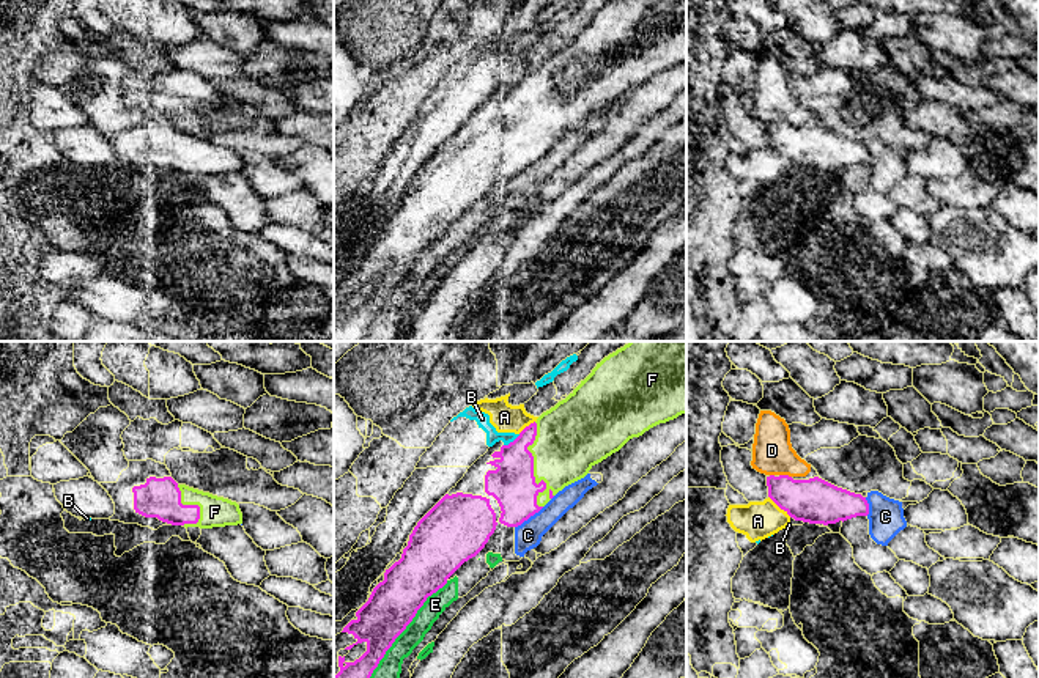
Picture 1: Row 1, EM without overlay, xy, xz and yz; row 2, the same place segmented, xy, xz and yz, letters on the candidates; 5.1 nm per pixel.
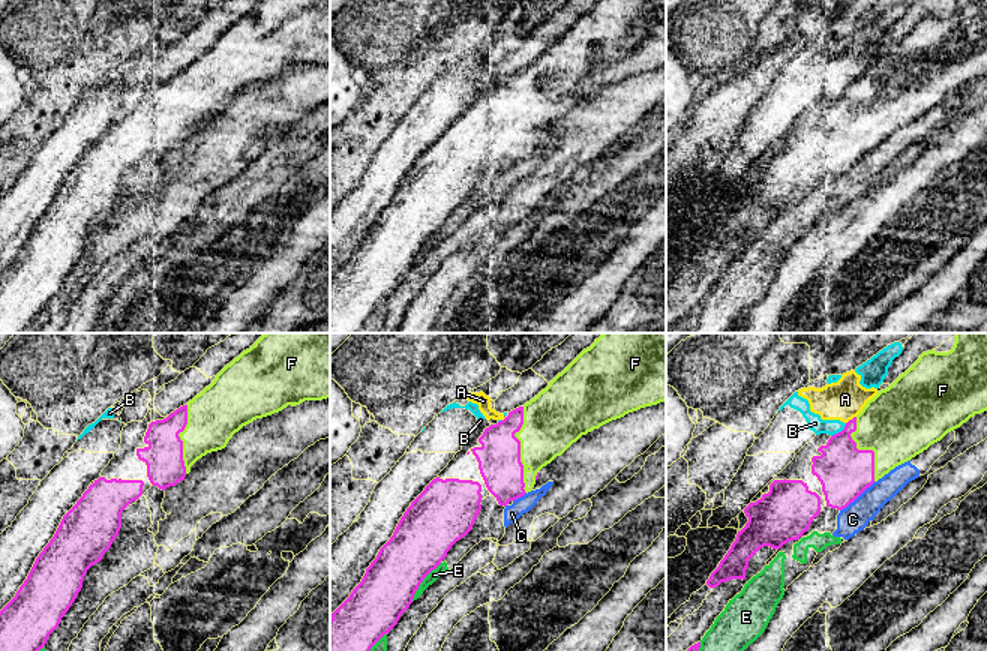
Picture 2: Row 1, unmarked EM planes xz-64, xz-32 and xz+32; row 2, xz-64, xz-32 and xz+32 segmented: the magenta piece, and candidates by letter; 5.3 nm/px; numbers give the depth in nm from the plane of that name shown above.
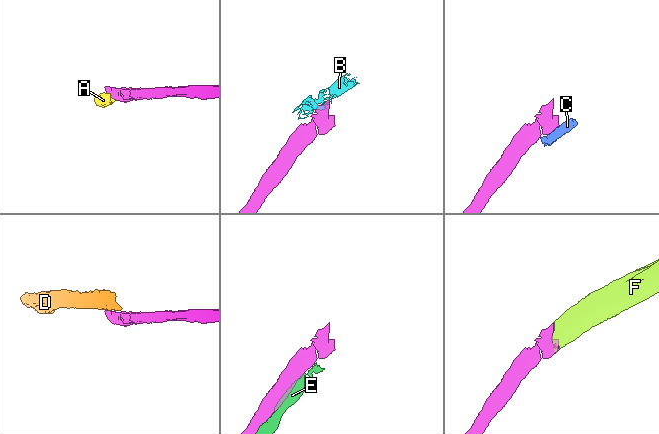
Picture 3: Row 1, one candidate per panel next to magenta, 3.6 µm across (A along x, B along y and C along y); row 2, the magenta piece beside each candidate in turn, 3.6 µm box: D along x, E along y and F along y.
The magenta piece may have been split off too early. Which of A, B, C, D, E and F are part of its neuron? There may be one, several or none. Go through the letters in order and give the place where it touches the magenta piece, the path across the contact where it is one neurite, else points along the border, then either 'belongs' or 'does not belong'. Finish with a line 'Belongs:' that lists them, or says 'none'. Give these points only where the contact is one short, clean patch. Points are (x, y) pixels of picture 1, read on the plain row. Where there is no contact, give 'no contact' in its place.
A: yz (780, 154) | along yz (769, 143), (791, 164) | does not belong
B: xz (513, 88) | does not belong
C: xz (529, 164) | along xz (543, 154), (515, 175) | does not belong
D: yz (786, 123) | along yz (780, 121), (791, 125) | does not belong
E: xz (399, 282) | does not belong
F: xz (532, 117) | belongs
Belongs: F

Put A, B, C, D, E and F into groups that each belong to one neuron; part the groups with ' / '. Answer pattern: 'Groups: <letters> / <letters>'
Groups: A B / C E / D / F

